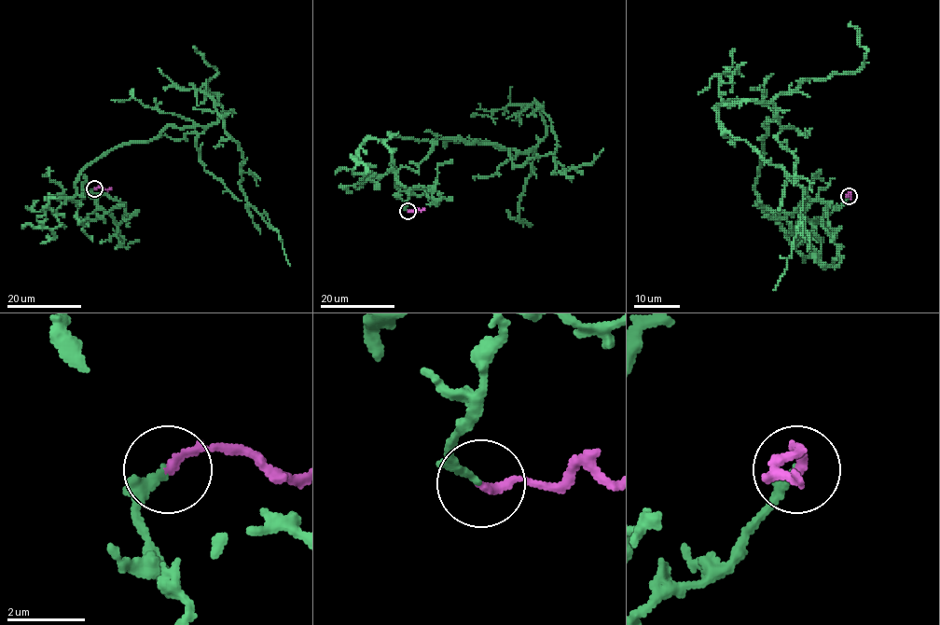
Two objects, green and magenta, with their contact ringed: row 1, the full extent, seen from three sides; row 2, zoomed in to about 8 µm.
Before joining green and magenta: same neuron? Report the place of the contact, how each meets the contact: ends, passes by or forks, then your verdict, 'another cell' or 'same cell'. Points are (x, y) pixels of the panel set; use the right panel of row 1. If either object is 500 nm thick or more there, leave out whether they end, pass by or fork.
at (849, 196); green ends there; magenta ends there; same cell

